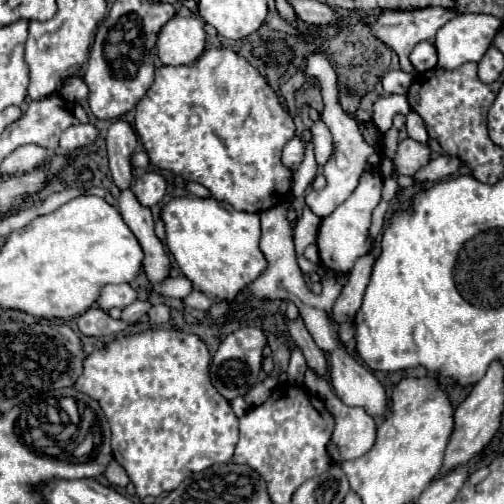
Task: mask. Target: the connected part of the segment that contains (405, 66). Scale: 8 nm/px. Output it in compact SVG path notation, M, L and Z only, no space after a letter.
M430 6L430 8L422 8L422 10L408 10L408 12L394 12L394 10L388 10L384 12L374 24L372 24L372 30L374 34L384 42L388 44L392 50L396 50L398 58L400 58L400 70L404 70L406 74L416 74L416 70L412 68L410 60L408 60L408 54L410 50L422 42L422 40L432 40L434 34L438 32L440 26L444 26L448 20L452 20L454 16L458 16L458 10L456 8L440 8L440 6Z

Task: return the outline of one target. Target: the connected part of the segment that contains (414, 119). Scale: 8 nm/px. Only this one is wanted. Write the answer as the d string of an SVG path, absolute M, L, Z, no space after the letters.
M410 110L410 114L406 116L406 130L412 140L416 140L420 144L428 144L428 132L426 132L424 120L414 110Z

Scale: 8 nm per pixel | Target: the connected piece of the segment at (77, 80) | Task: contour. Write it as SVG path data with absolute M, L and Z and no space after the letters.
M72 76L64 82L64 86L60 90L60 96L70 100L70 102L80 102L88 96L88 86L80 76Z

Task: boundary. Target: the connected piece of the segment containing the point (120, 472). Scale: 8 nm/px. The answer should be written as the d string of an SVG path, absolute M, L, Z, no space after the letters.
M110 460L110 464L106 466L106 470L104 470L104 476L106 476L106 480L110 482L110 484L114 484L114 486L128 486L128 476L126 476L126 472L124 472L124 468L116 462L116 460Z

